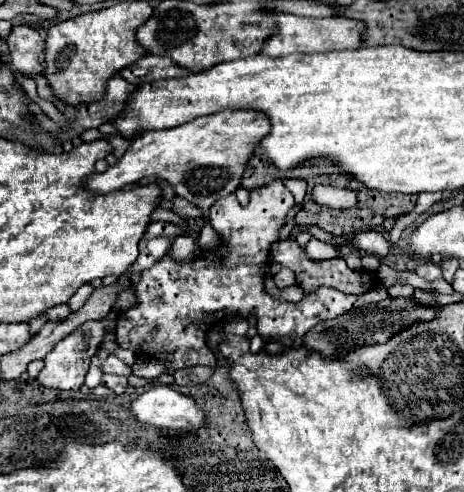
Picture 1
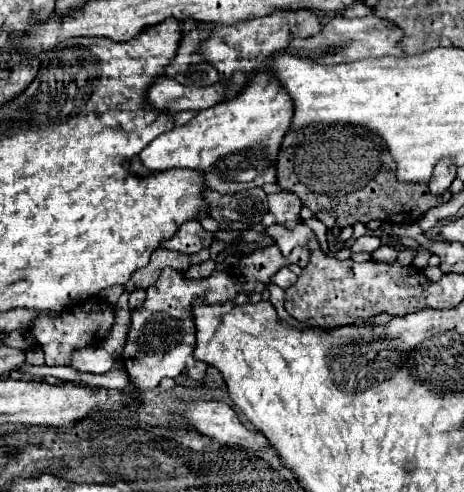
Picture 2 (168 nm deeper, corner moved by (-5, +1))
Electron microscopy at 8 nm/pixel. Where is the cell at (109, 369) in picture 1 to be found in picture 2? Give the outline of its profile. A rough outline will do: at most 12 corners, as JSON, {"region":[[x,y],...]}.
{"region":[[102,345],[72,353],[78,371],[106,373],[114,359]]}

